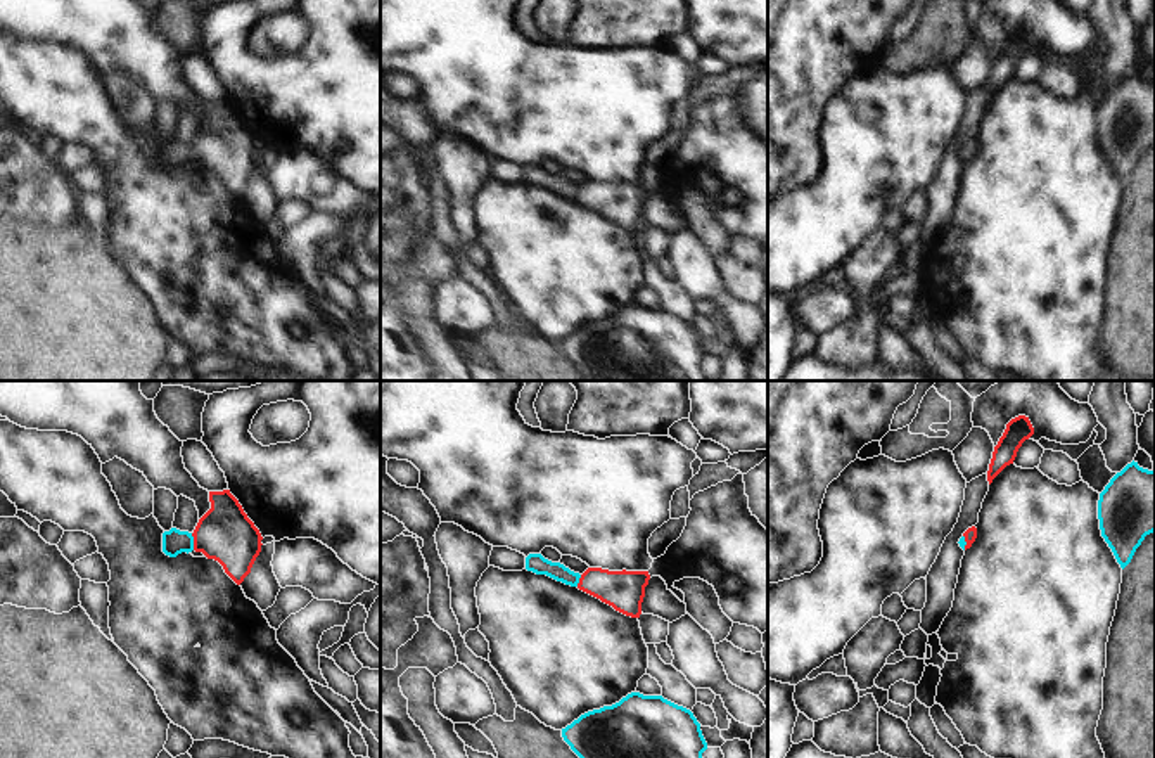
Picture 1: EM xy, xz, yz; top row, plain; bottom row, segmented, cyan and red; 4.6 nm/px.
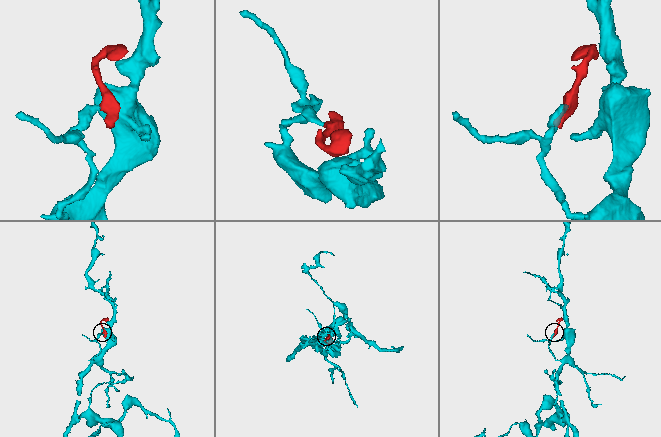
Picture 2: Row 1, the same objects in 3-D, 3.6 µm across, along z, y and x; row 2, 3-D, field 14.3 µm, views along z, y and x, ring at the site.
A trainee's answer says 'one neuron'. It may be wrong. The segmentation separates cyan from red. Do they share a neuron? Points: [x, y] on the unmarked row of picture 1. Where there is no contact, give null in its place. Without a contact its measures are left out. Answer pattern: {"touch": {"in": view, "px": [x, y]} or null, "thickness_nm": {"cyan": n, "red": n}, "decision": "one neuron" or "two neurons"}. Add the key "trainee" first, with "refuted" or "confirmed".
{"trainee": "confirmed", "touch": {"in": "xy", "px": [192, 154]}, "thickness_nm": {"cyan": 120, "red": 260}, "decision": "one neuron"}

